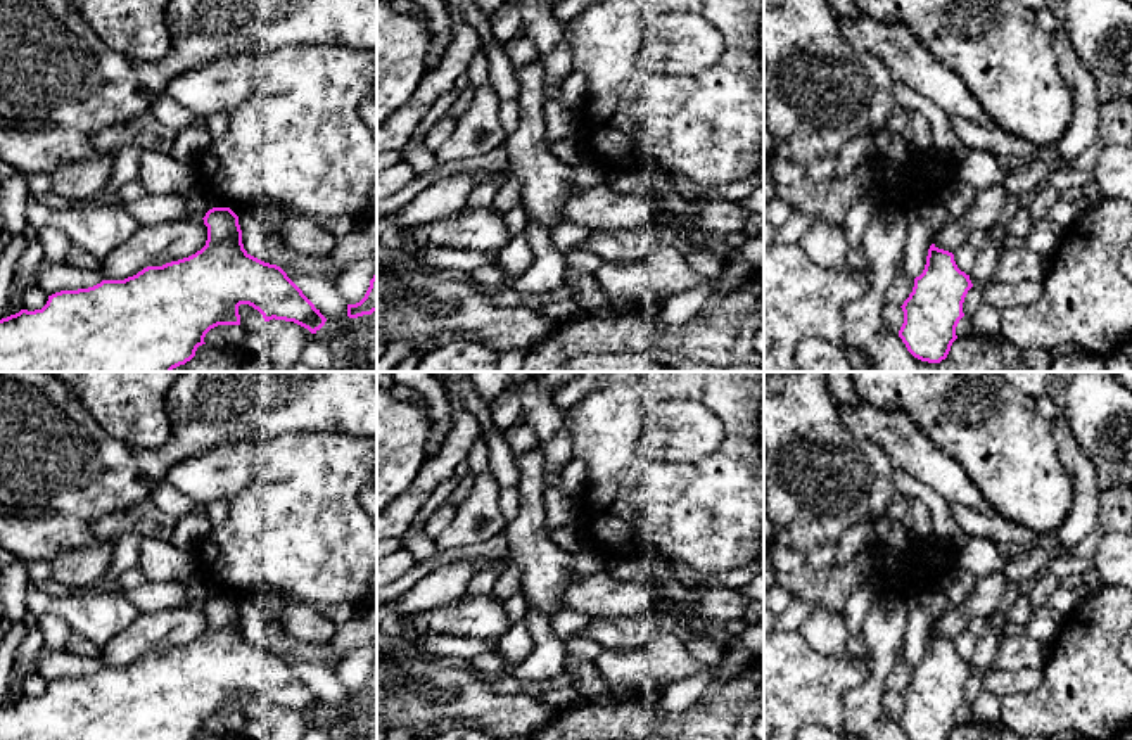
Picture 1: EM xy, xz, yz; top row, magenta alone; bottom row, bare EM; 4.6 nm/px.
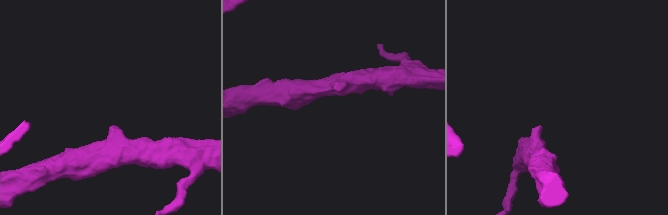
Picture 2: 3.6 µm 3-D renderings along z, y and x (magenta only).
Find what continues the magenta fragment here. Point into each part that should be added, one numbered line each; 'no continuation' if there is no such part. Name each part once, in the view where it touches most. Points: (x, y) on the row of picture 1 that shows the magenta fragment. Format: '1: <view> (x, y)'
no continuation

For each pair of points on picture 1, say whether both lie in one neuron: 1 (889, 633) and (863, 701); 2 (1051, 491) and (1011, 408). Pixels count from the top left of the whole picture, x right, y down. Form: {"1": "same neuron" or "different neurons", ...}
{"1": "same neuron", "2": "same neuron"}

